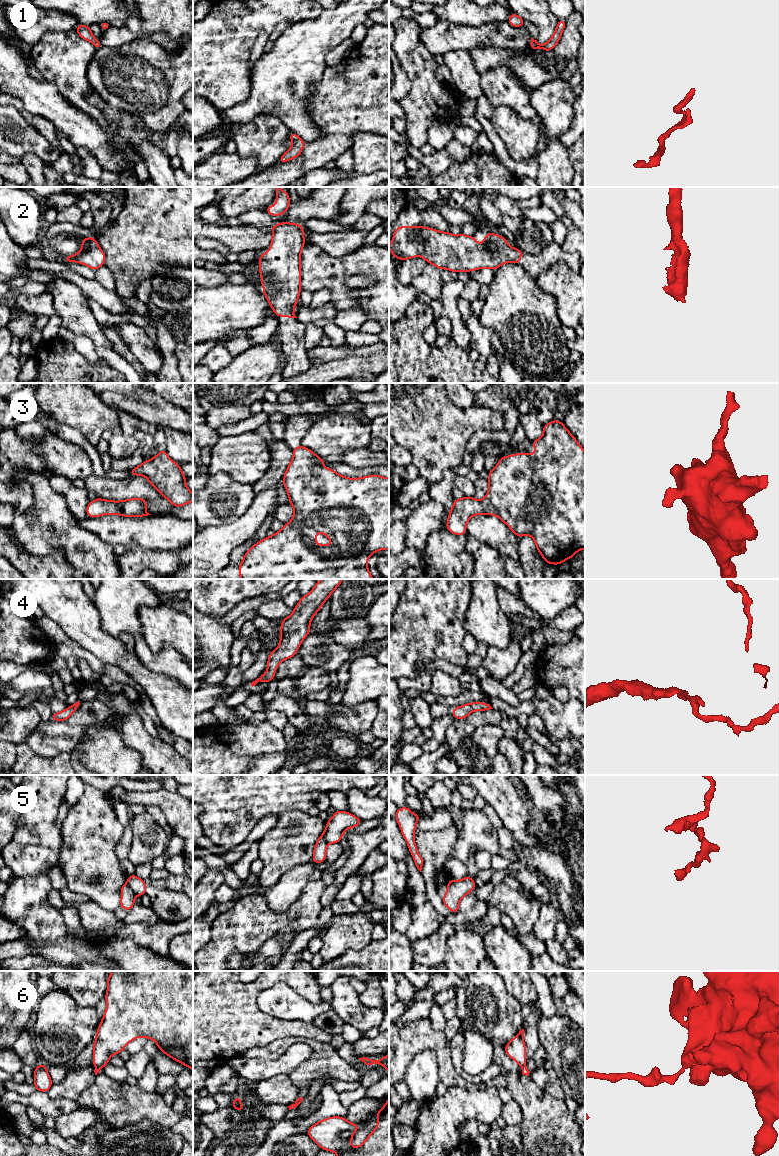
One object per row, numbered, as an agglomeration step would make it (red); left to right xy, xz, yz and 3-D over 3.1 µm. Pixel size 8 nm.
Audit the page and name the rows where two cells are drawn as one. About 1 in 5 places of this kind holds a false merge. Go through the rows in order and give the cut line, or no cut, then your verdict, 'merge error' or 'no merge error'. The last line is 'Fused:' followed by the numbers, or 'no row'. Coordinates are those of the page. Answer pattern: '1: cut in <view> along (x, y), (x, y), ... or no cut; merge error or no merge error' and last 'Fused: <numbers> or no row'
1: no cut; no merge error
2: no cut; no merge error
3: no cut; no merge error
4: no cut; no merge error
5: cut in xy along (126, 883), (136, 894); merge error
6: cut in xy along (96, 1066), (99, 1069); merge error
Fused: 5, 6

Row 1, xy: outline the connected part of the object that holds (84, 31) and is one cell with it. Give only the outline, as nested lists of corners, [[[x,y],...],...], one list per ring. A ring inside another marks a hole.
[[[77,25],[76,31],[79,36],[89,42],[92,42],[96,50],[102,47],[101,43],[93,36],[90,26],[87,25]]]

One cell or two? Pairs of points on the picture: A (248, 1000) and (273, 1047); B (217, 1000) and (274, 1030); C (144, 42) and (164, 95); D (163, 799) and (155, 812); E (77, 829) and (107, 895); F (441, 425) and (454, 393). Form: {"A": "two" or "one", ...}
{"A": "two", "B": "one", "C": "one", "D": "two", "E": "one", "F": "two"}

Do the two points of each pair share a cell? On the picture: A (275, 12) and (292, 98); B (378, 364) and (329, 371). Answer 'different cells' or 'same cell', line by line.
A: different cells
B: same cell

